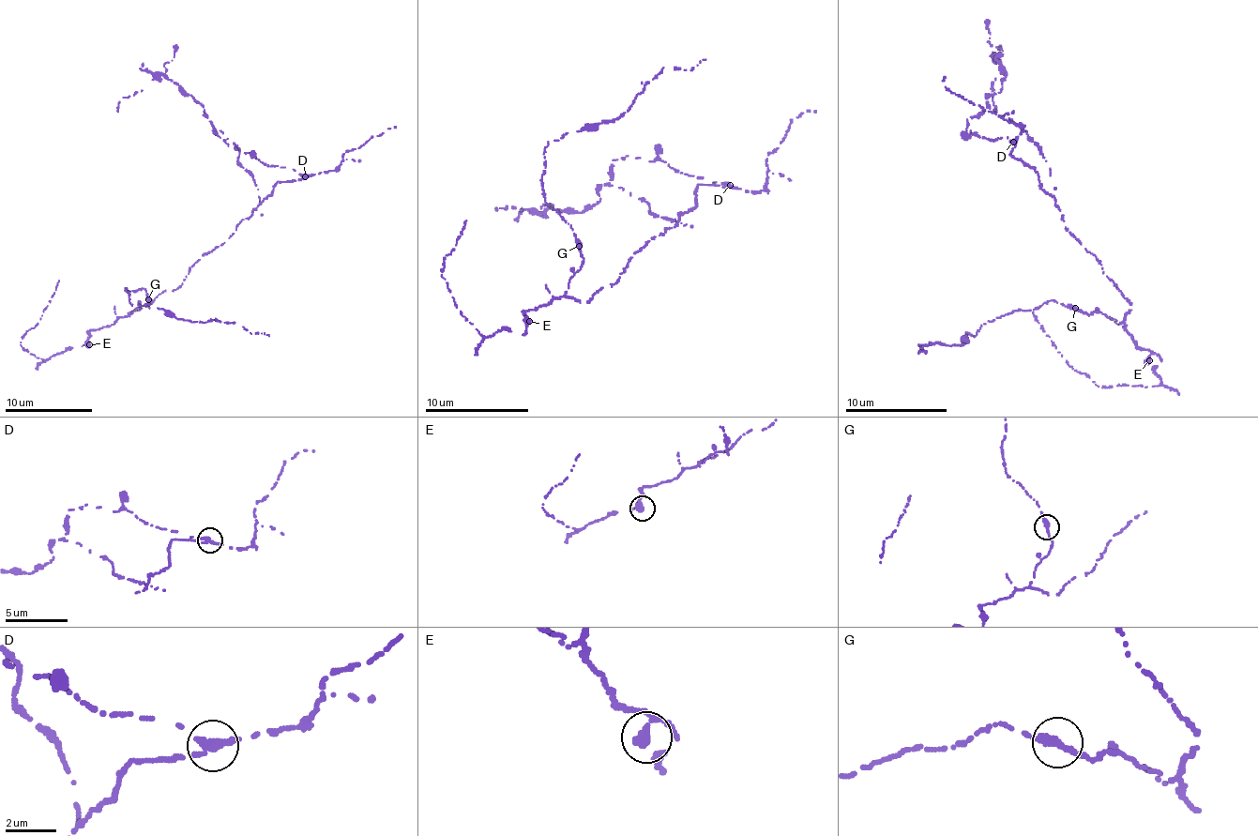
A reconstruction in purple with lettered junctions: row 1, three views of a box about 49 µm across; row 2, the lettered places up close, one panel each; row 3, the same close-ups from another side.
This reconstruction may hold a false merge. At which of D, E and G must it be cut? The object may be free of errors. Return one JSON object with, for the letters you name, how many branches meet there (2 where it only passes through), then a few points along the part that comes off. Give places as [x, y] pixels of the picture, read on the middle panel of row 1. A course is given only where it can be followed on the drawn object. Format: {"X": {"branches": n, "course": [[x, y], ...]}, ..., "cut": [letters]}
{"D": {"branches": 2, "course": [[729, 186], [681, 173], [659, 159], [627, 155], [612, 159], [598, 204], [580, 212], [496, 210]]}, "cut": ["D"]}

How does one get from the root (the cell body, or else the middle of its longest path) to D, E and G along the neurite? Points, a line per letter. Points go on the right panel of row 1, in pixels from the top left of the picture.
D: (1107, 276), (1091, 252), (1069, 233), (1056, 200), (1042, 190), (1031, 166), (1008, 154), (1016, 144), (1014, 142)
E: (1107, 276), (1129, 305), (1124, 326), (1134, 344), (1152, 353), (1149, 360)
G: (1107, 276), (1129, 305), (1127, 316), (1120, 322), (1099, 311), (1085, 312), (1075, 308)

